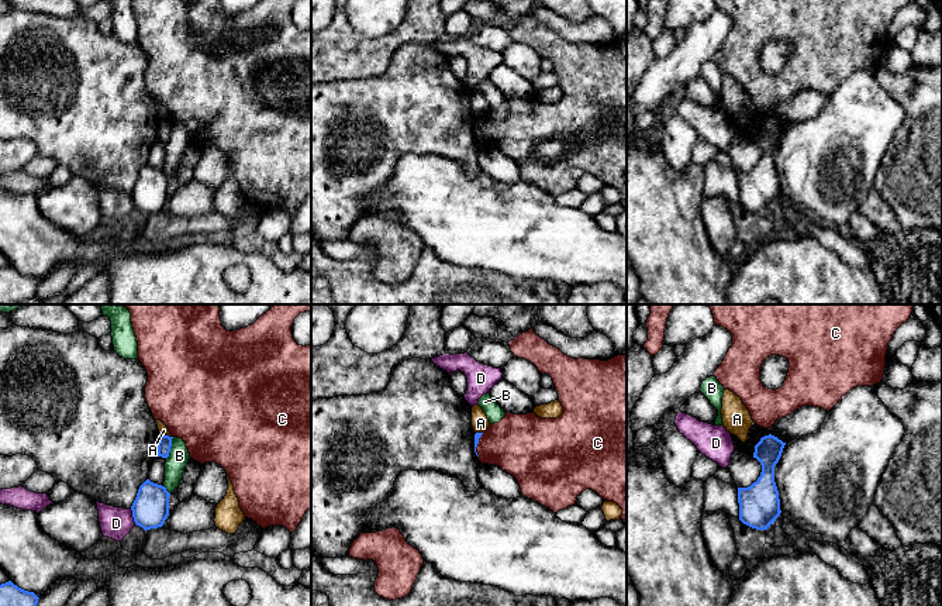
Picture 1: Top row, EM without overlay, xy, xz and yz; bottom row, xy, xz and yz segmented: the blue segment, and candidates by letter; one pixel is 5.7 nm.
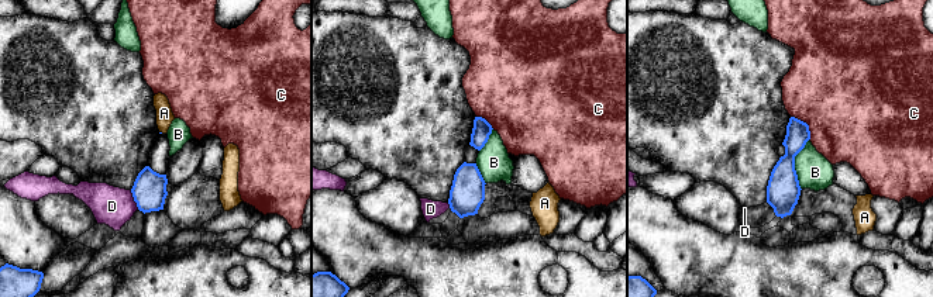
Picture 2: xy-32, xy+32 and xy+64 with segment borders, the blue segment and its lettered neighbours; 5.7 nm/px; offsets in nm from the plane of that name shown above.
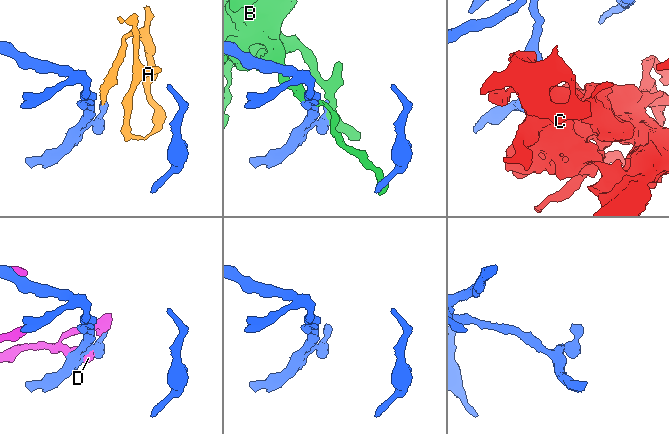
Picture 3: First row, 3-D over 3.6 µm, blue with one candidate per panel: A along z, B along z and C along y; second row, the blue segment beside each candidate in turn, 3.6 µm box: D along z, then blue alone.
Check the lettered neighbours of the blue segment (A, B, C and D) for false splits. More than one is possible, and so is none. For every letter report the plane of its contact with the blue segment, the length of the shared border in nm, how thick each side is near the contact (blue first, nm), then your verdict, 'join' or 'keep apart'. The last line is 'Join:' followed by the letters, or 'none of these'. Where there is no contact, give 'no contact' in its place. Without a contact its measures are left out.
A: contact in xy; length 70 nm; calibres 80 and 60 nm; keep apart
B: contact in xy; length 130 nm; calibres 80 and 120 nm; keep apart
C: contact in xz; length 150 nm; calibres 40 and 360 nm; keep apart
D: contact in xy; length 90 nm; calibres 200 and 180 nm; keep apart
Join: none of these

